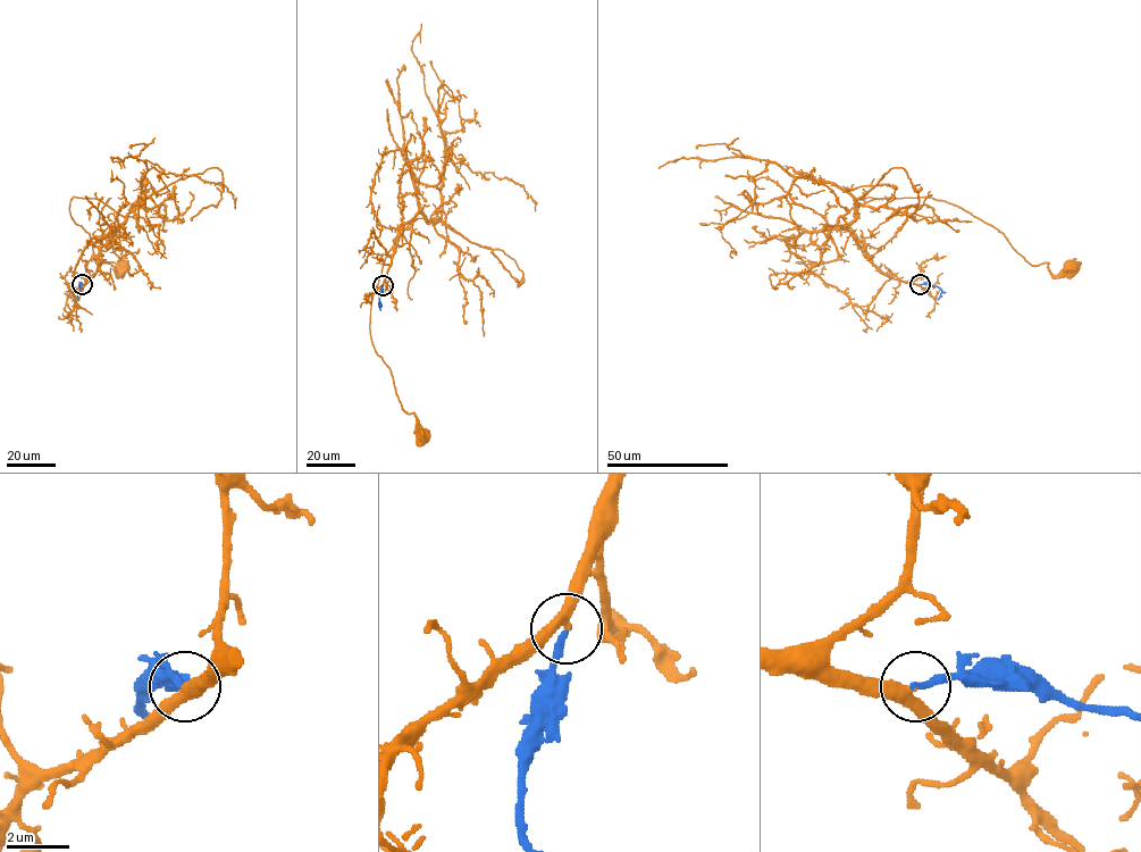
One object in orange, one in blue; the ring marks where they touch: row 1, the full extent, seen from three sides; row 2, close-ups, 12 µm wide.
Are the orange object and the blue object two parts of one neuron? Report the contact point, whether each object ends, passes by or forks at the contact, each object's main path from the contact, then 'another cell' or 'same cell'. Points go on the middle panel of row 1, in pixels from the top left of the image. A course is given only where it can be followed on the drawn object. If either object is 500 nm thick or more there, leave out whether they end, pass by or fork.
place (383, 285); orange passes by; blue ends; course orange (383, 285), (399, 228), (420, 214), (426, 219), (414, 218), (386, 257), (369, 334), (402, 408), (425, 434); course blue (383, 285), (380, 307), (378, 302); same cell

